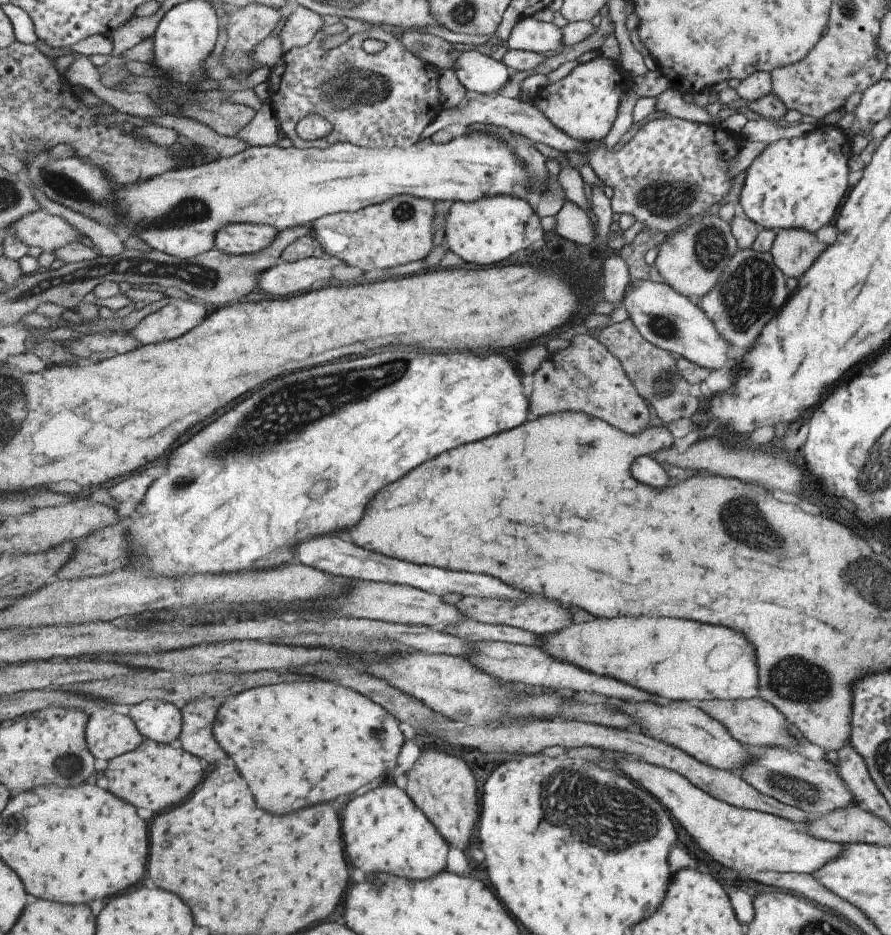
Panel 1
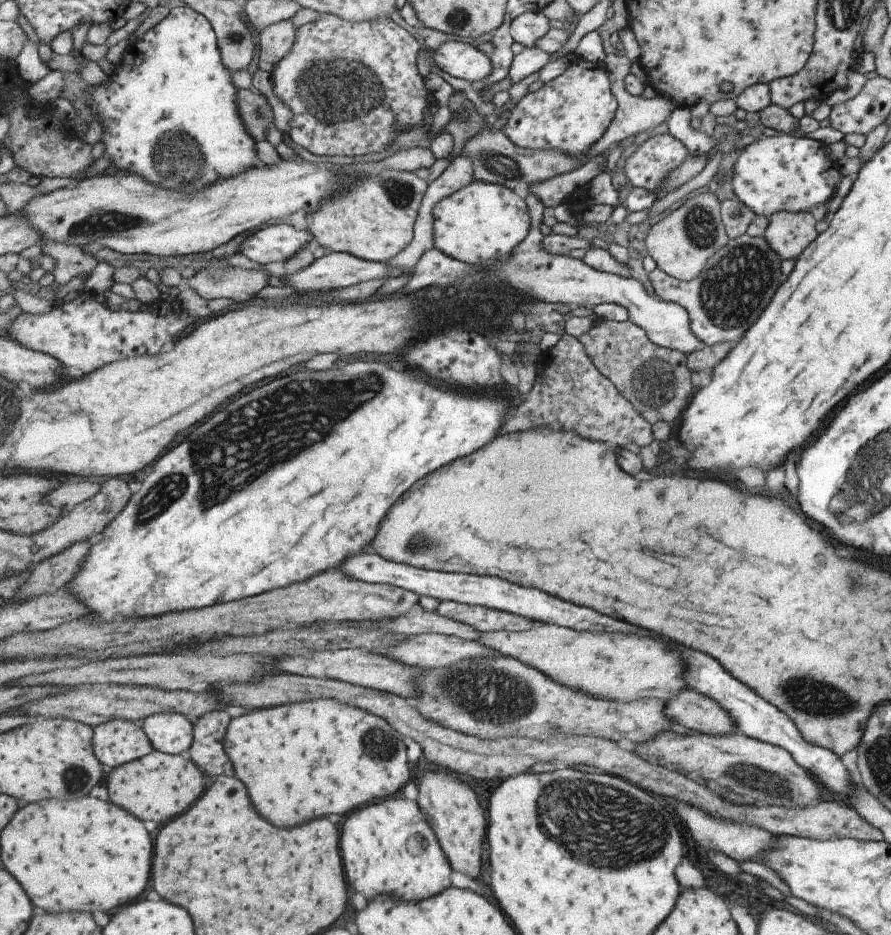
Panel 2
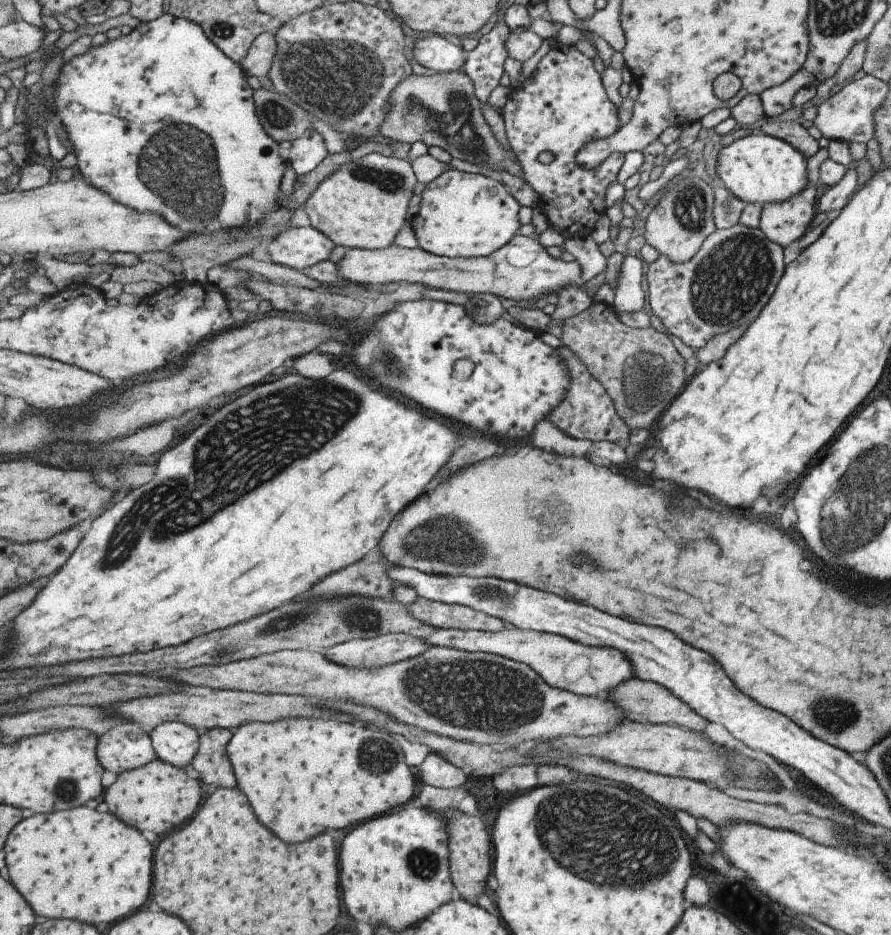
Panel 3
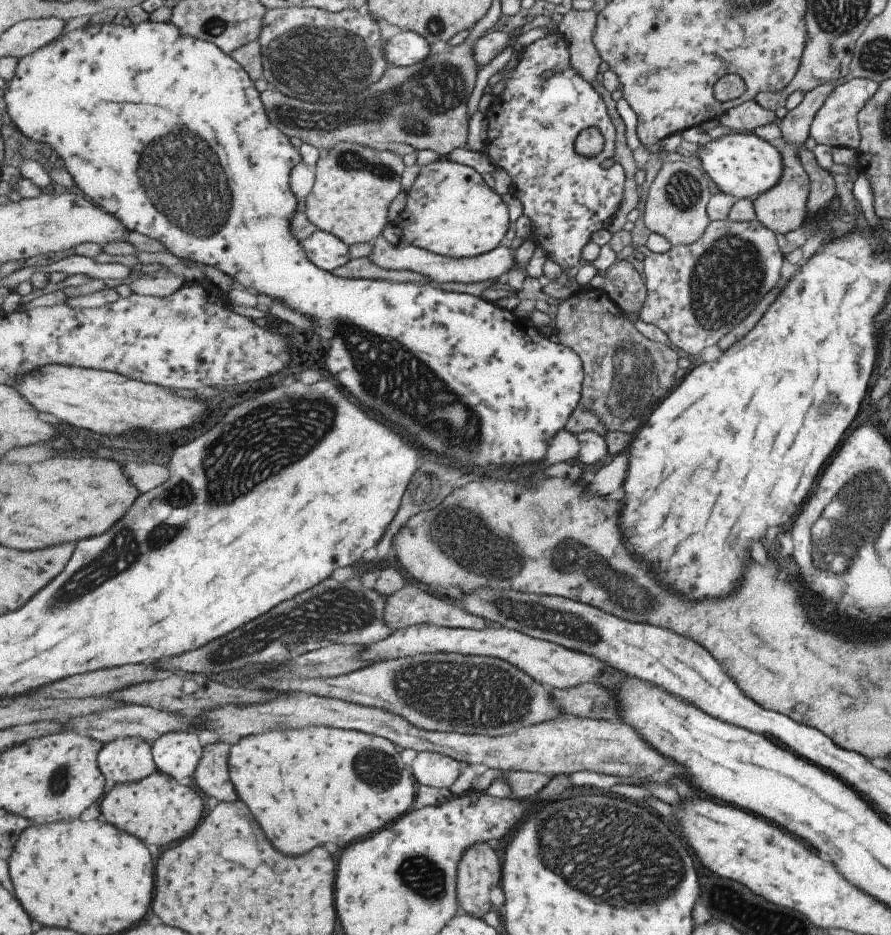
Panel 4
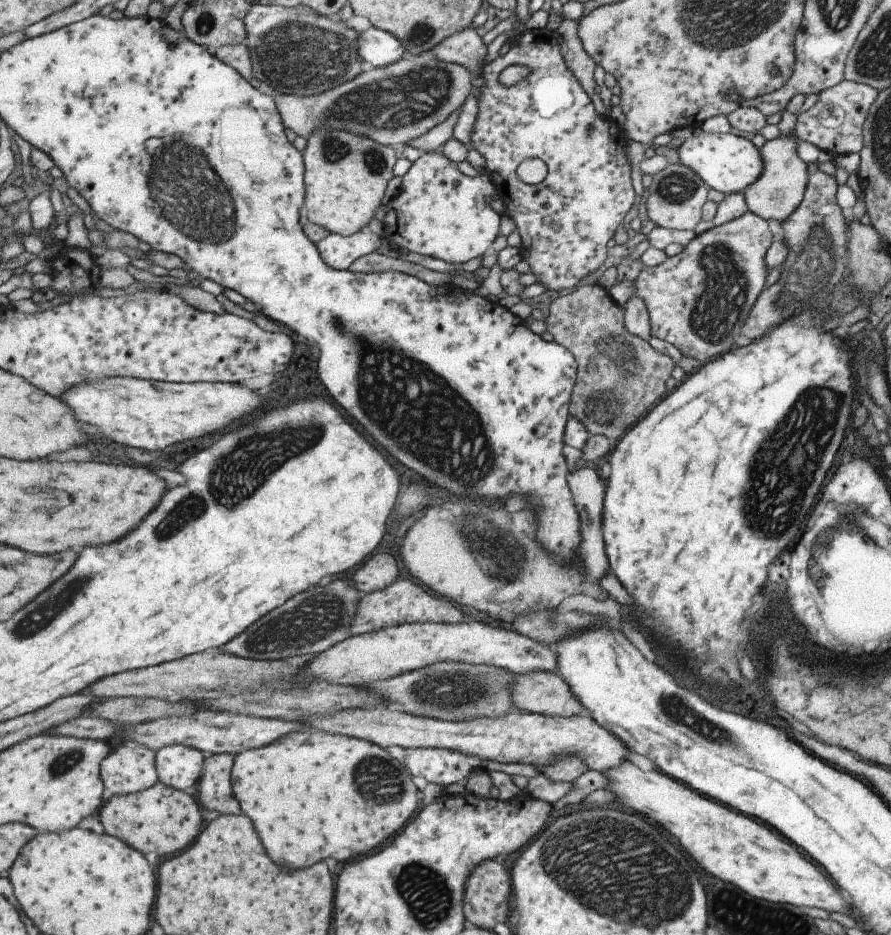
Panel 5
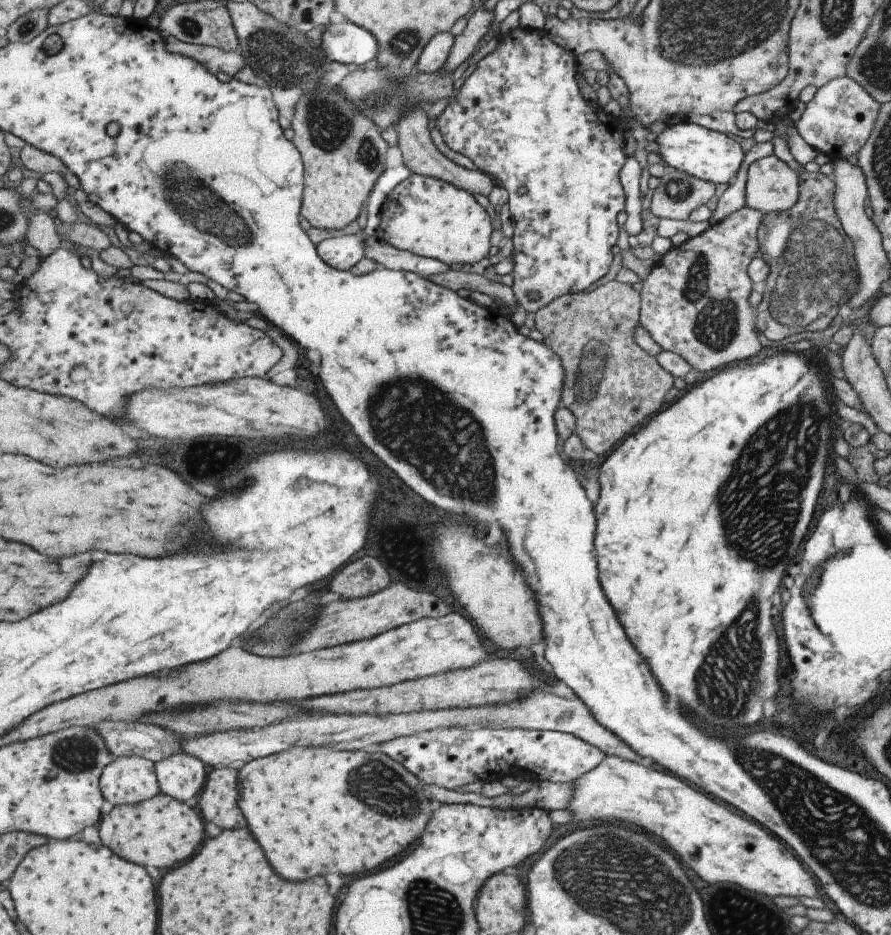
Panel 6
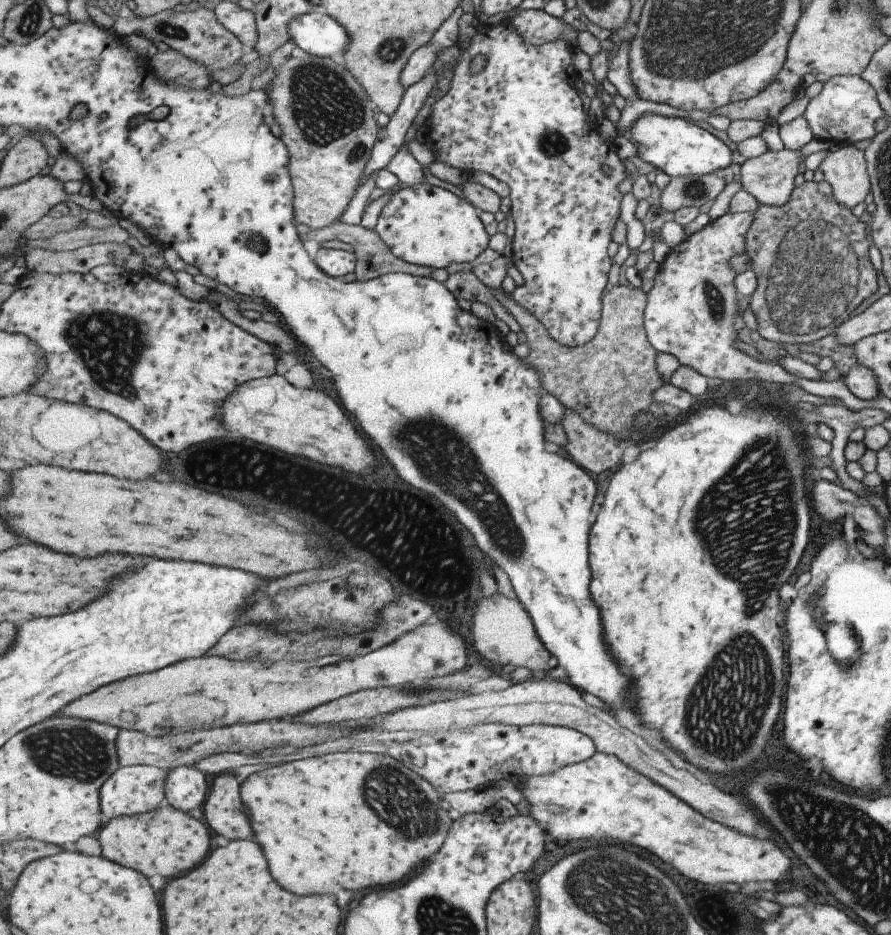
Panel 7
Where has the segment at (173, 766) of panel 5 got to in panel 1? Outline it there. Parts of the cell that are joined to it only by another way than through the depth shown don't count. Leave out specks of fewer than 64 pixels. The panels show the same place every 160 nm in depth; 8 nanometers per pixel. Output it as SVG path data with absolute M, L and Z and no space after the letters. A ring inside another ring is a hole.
M151 700L138 703L130 708L129 716L136 722L144 738L162 744L179 740L184 729L182 711L168 701Z

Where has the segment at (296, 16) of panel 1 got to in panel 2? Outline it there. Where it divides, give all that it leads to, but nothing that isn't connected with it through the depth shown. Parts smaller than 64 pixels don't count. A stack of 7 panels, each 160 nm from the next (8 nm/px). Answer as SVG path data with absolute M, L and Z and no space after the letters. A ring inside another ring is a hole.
M291 20L273 24L272 27L265 28L265 31L255 34L260 41L260 69L273 73L277 64L288 56L291 48L297 42L297 32L299 27L293 26Z

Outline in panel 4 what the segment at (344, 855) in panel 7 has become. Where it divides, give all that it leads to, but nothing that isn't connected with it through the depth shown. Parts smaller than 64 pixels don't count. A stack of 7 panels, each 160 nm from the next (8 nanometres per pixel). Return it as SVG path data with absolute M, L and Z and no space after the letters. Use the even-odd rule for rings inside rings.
M311 726L299 730L275 730L267 734L241 737L231 746L229 768L233 785L245 804L253 808L261 828L287 856L303 856L317 846L351 842L383 830L389 822L409 813L415 801L415 780L401 758L400 746L365 732L329 726Z

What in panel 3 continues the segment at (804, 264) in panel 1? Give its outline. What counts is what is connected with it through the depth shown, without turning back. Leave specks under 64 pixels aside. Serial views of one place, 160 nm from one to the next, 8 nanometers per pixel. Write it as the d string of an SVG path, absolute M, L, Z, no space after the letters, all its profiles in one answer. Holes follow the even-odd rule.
M819 148L811 158L807 161L807 176L809 176L809 184L801 190L801 194L791 196L789 200L783 200L779 203L763 204L761 207L761 216L759 218L758 230L769 240L777 244L781 248L789 246L789 244L800 239L809 228L809 224L815 217L815 208L819 193L818 169L820 164L827 159L829 152L826 148Z

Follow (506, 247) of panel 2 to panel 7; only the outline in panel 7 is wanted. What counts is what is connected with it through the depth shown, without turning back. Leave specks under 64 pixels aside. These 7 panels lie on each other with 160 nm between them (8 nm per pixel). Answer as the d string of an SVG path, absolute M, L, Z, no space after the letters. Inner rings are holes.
M419 183L397 191L382 208L375 231L398 257L411 264L447 268L453 262L473 262L490 246L479 208L441 186Z

